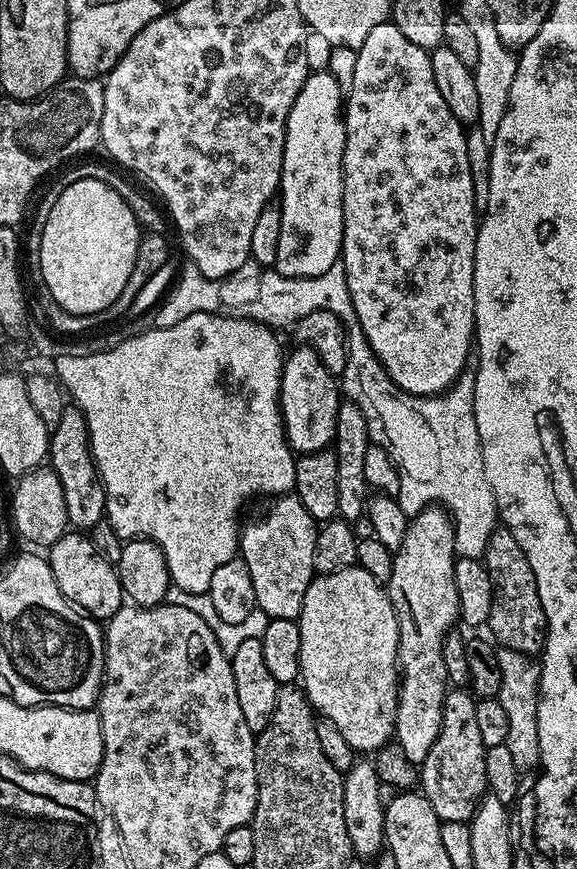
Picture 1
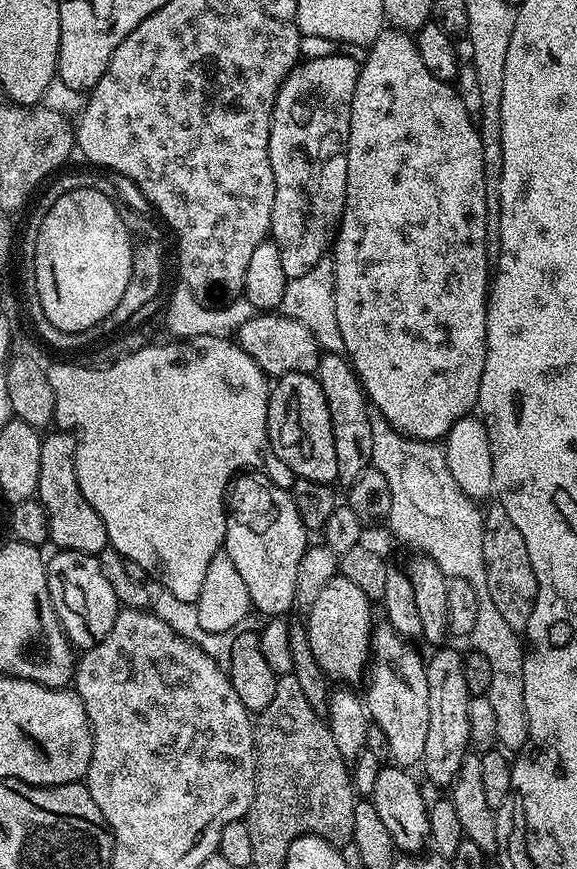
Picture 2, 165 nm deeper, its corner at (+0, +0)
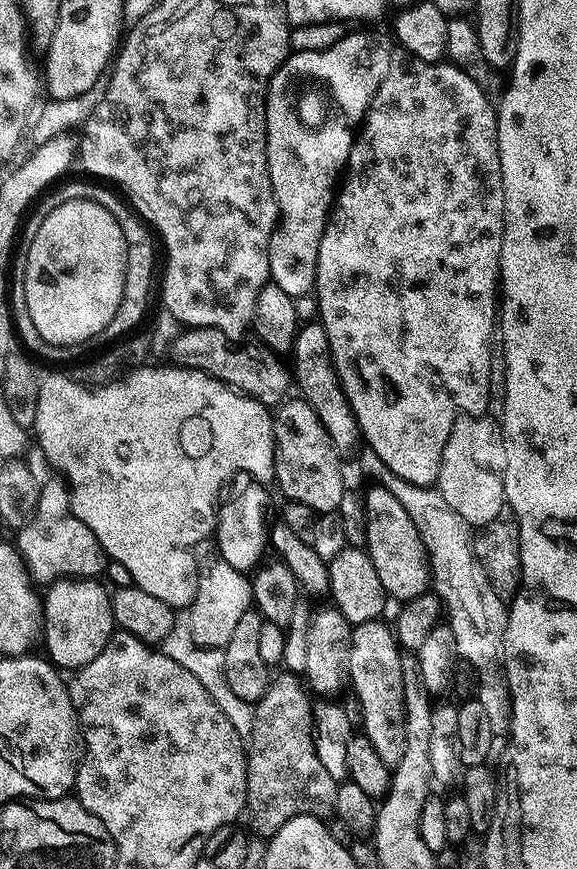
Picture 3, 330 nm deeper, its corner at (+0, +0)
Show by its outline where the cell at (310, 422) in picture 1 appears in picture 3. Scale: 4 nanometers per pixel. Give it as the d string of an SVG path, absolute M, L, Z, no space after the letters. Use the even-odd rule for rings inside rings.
M288 398L275 409L272 437L276 439L275 487L280 487L285 501L302 502L317 514L335 513L346 490L344 472L340 469L341 453L336 451L326 434L326 426L318 422L318 414L302 398Z

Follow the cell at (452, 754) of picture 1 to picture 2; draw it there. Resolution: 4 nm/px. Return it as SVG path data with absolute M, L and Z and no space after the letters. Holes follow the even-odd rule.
M440 646L431 657L427 657L426 686L430 686L430 730L426 730L426 750L422 761L422 769L432 784L451 785L460 773L470 745L470 702L472 694L466 686L463 674L464 656L456 653L449 646Z

